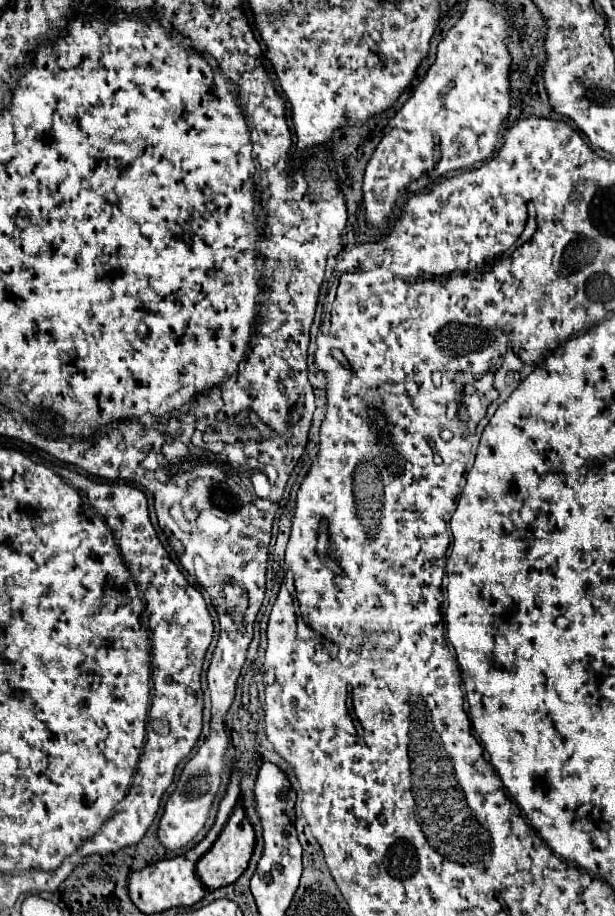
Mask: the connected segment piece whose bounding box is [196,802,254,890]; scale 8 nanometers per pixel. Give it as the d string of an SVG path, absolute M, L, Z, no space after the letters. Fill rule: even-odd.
M238 802L234 806L234 810L232 810L232 814L230 814L230 818L228 818L228 822L224 826L224 830L220 832L220 836L212 844L212 848L196 864L198 878L202 880L202 884L208 890L216 890L216 888L228 886L228 884L236 882L242 876L242 872L248 868L252 852L254 852L254 828L252 828L252 824L246 818L242 802Z

